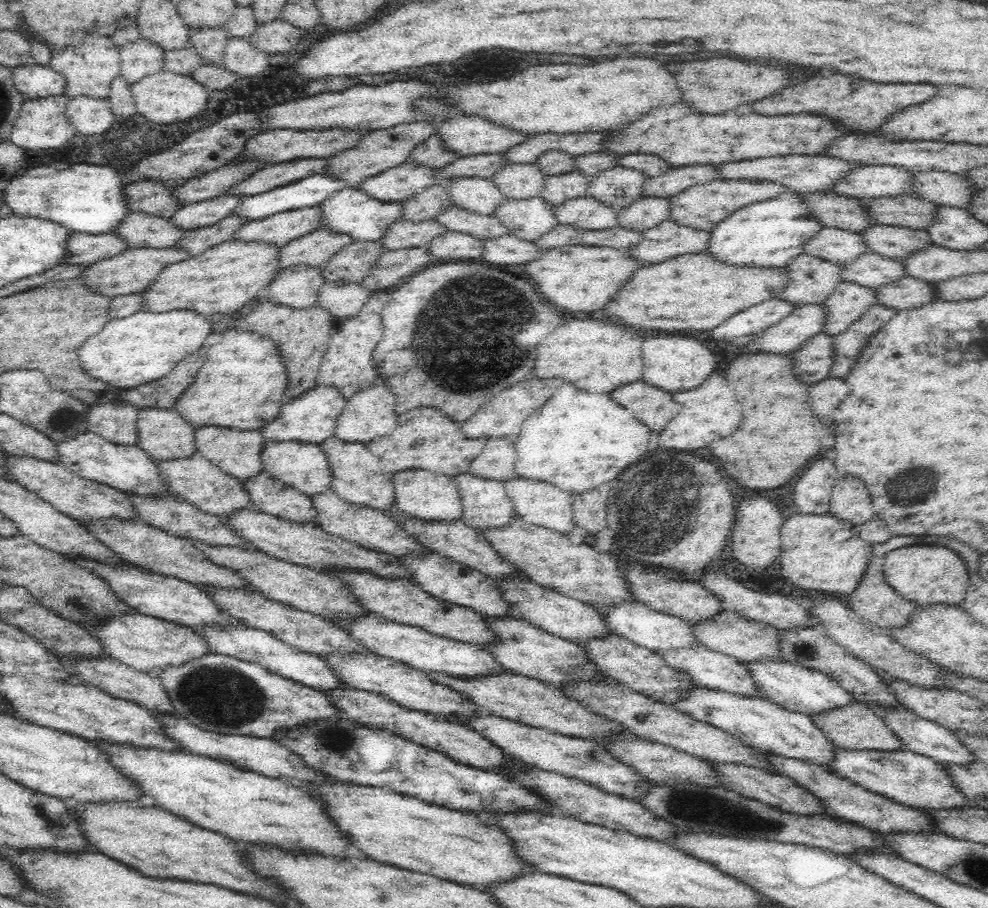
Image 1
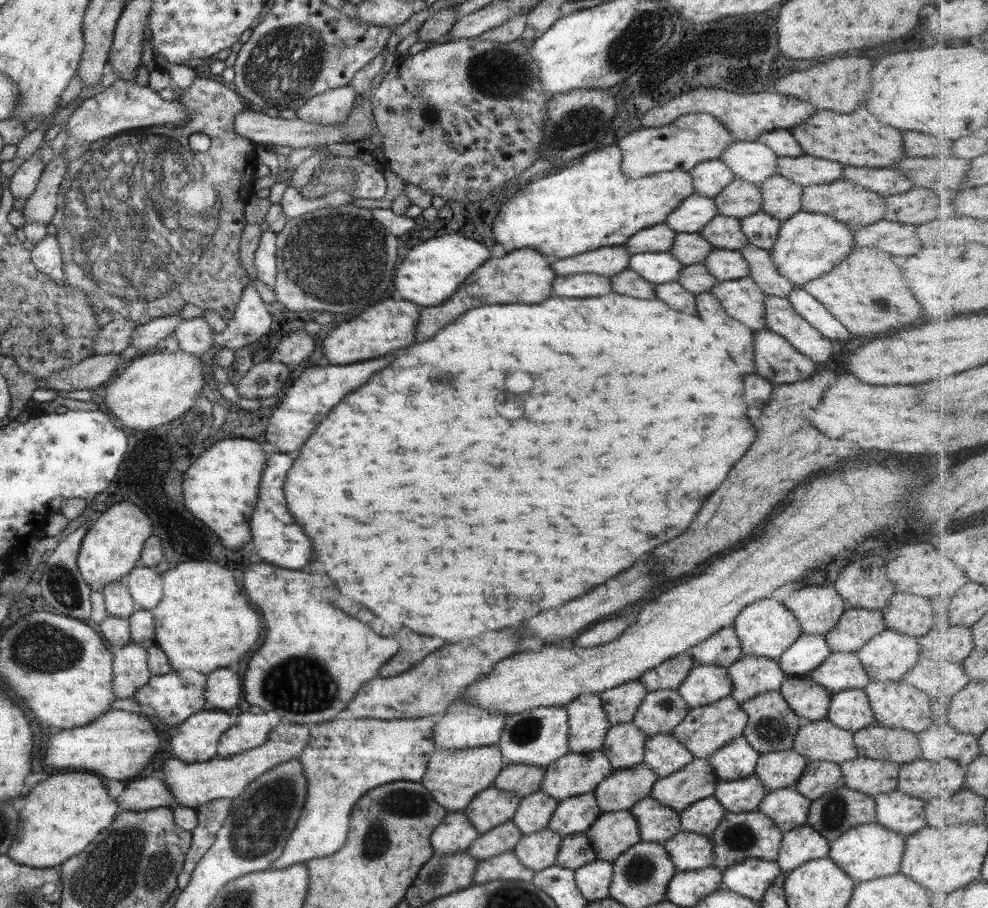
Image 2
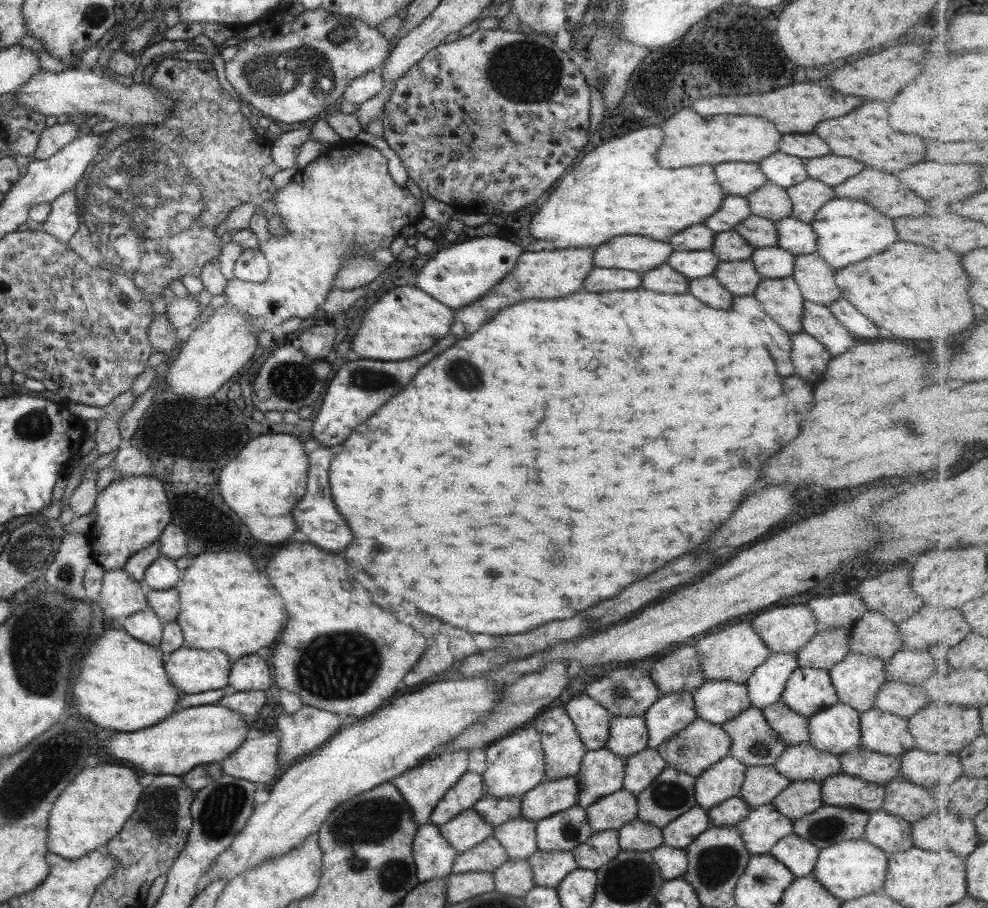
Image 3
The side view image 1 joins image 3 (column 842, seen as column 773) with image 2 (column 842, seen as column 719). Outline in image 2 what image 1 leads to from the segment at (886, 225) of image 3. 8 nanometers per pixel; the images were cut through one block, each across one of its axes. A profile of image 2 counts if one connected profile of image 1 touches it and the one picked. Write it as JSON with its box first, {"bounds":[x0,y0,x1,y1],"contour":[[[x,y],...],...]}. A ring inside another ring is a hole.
{"bounds":[768,211,854,286],"contour":[[[797,211],[791,217],[779,223],[777,239],[768,250],[775,270],[785,280],[800,286],[819,278],[821,274],[829,272],[835,265],[839,265],[854,248],[853,230],[845,224],[835,221],[832,217],[818,214],[818,212]]]}

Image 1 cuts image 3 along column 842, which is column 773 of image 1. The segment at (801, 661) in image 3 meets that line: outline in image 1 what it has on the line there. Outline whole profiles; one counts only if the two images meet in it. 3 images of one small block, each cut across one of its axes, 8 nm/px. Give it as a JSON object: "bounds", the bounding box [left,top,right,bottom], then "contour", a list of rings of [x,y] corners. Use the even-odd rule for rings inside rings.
{"bounds":[687,609,781,663],"contour":[[[723,609],[714,619],[707,619],[698,623],[687,622],[691,629],[695,644],[704,645],[708,650],[736,657],[741,663],[754,662],[760,658],[781,658],[780,637],[778,629],[766,624],[750,621],[748,618]]]}

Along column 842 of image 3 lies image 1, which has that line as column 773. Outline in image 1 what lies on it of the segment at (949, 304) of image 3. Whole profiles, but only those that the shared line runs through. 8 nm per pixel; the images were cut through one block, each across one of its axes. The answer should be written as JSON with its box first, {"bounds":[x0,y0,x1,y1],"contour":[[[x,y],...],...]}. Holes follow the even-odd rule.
{"bounds":[602,250,789,330],"contour":[[[708,250],[684,254],[662,264],[640,268],[602,312],[632,328],[712,330],[726,318],[761,302],[779,298],[789,283],[787,267],[762,268],[720,262]]]}

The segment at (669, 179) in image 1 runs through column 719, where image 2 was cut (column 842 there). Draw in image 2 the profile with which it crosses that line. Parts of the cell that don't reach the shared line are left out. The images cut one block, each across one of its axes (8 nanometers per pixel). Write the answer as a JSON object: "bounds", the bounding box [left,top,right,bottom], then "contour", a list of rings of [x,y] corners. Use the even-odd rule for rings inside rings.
{"bounds":[842,168,915,197],"contour":[[[843,168],[842,179],[861,185],[881,197],[898,195],[914,188],[915,184],[891,168]]]}

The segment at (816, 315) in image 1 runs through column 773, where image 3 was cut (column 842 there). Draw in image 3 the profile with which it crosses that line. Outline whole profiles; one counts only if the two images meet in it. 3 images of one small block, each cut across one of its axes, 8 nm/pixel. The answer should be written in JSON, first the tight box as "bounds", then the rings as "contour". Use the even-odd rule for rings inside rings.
{"bounds":[801,301,851,354],"contour":[[[809,301],[803,303],[801,313],[801,328],[803,332],[818,340],[829,354],[841,354],[851,344],[851,334],[835,320],[830,310],[825,305],[813,304]]]}

